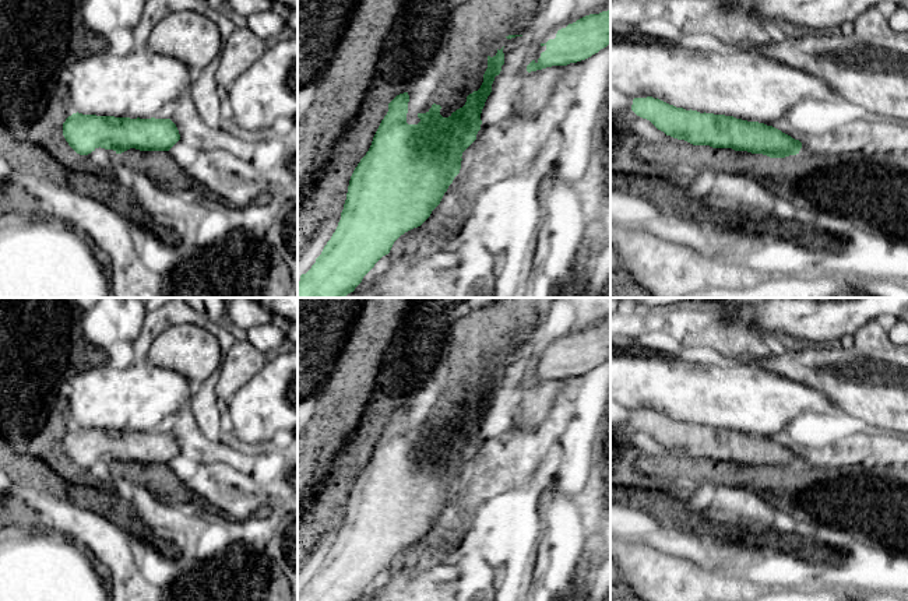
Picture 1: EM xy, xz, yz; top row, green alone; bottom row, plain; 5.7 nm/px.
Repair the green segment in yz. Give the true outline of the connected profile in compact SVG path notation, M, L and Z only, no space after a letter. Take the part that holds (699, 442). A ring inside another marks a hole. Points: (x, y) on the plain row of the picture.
M652 410L634 411L631 423L650 433L666 449L684 453L693 458L732 461L770 471L796 468L802 461L799 453L772 439L733 429L686 423Z

